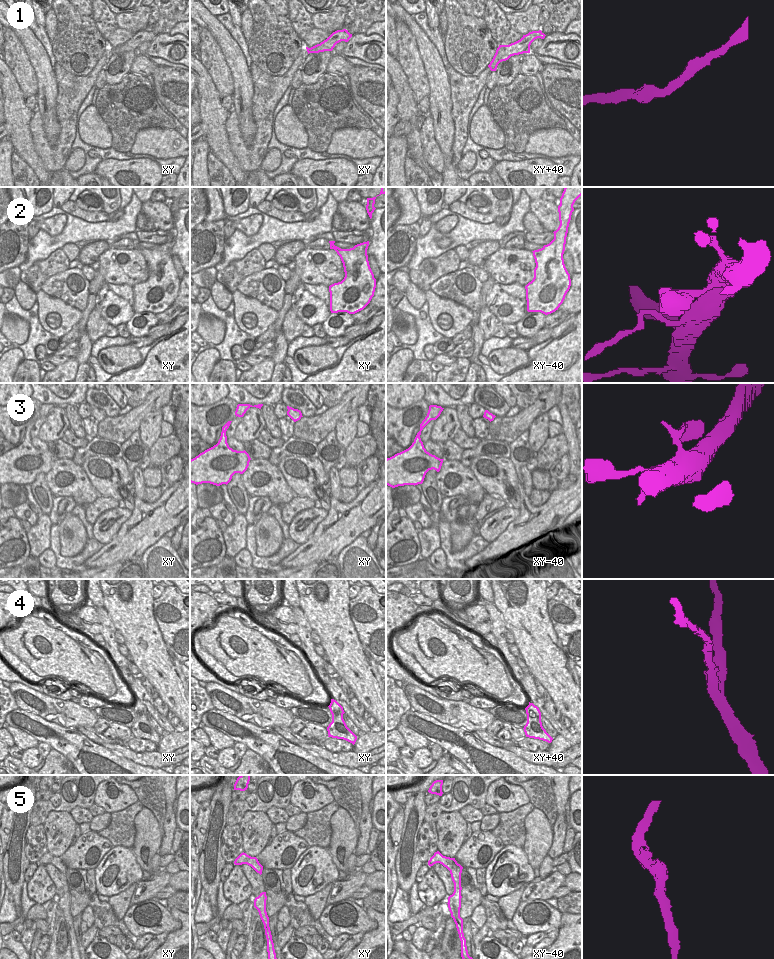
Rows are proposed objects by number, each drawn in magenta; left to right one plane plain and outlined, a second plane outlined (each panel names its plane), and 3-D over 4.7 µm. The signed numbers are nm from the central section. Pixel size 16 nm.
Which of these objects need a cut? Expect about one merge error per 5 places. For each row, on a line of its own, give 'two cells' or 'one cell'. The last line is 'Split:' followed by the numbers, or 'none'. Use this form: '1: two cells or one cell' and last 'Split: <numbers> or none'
1: one cell
2: one cell
3: one cell
4: one cell
5: one cell
Split: none

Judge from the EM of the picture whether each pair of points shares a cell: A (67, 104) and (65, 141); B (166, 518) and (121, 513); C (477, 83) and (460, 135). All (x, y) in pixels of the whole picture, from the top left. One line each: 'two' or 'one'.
A: one
B: two
C: one

